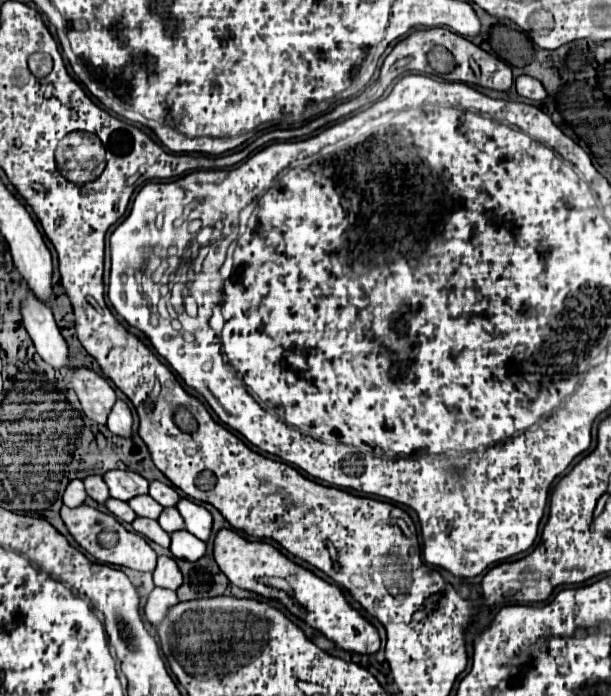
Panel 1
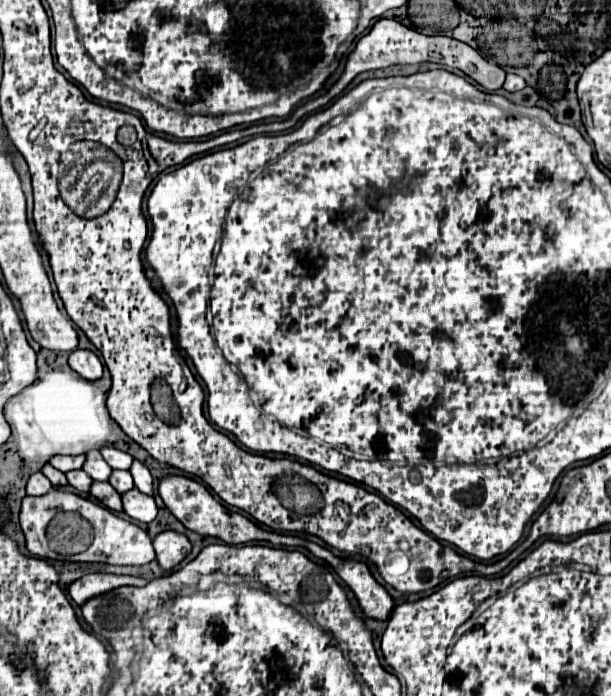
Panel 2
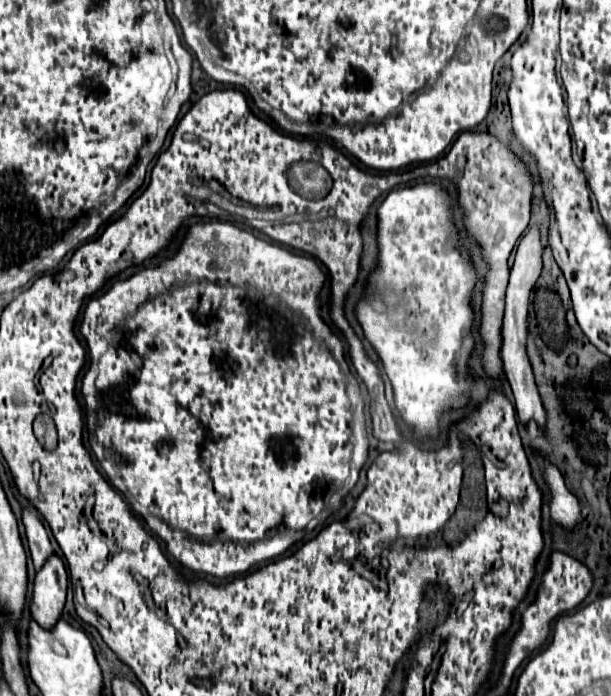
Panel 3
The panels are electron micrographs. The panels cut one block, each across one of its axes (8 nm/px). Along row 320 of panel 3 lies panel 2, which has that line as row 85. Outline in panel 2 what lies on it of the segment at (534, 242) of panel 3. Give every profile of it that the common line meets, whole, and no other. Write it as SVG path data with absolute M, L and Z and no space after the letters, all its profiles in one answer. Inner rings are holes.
M508 74L508 76L506 76L504 90L508 90L508 92L518 92L518 90L522 90L522 88L526 88L524 78L520 78L520 76L516 76L516 74Z

